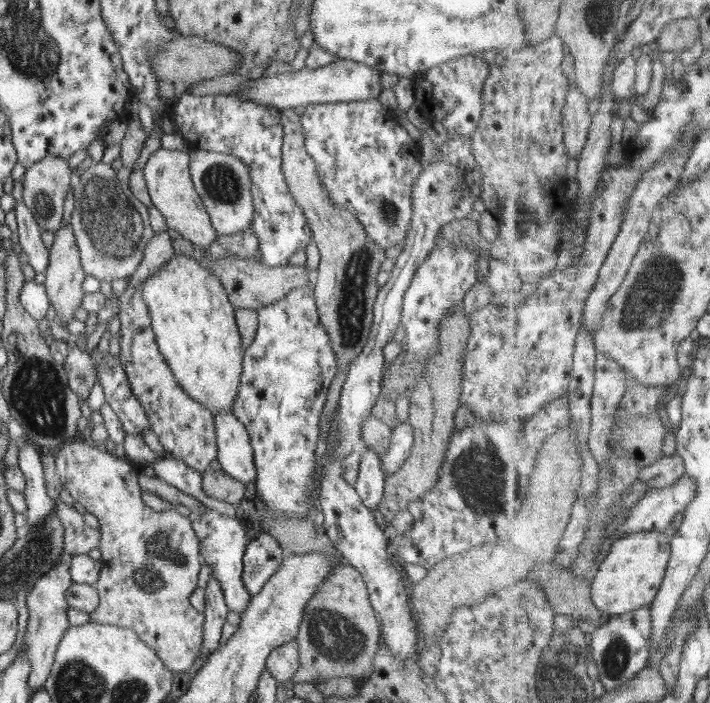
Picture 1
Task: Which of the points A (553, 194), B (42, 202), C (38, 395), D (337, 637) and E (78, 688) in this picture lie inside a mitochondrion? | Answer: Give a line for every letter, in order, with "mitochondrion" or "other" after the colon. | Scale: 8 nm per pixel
A: mitochondrion
B: mitochondrion
C: mitochondrion
D: mitochondrion
E: mitochondrion

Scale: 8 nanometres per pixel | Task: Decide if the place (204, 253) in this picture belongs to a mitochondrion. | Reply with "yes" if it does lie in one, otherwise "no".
no

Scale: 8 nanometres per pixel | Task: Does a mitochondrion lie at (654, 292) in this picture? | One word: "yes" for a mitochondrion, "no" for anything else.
yes

